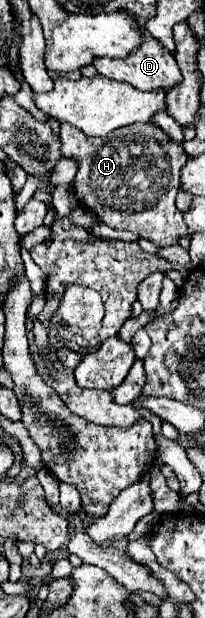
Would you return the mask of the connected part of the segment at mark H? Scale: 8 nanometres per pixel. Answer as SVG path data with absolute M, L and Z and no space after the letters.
M64 122L60 126L60 142L62 156L78 162L78 172L72 182L74 194L100 222L116 230L136 232L158 248L178 244L188 234L182 212L174 204L180 188L180 170L188 156L180 146L170 144L170 138L160 128L134 128L132 124L116 128L104 138L90 138Z

